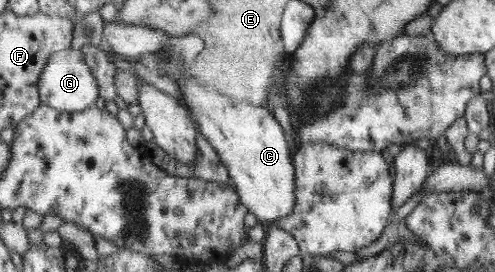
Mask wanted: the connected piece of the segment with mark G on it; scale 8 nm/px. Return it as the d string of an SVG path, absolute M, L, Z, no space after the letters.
M65 47L54 53L39 83L43 103L64 112L76 113L96 106L102 88L86 58L86 49Z

